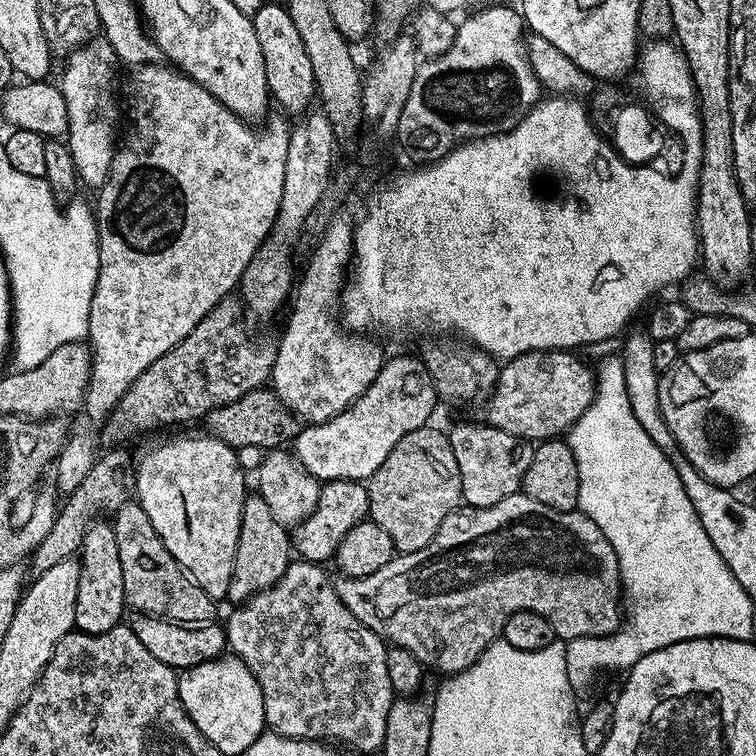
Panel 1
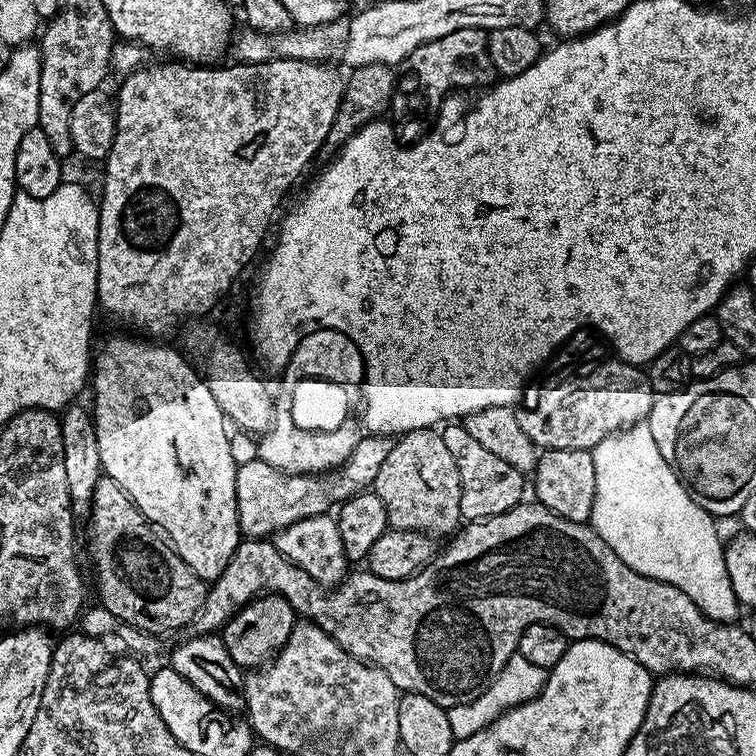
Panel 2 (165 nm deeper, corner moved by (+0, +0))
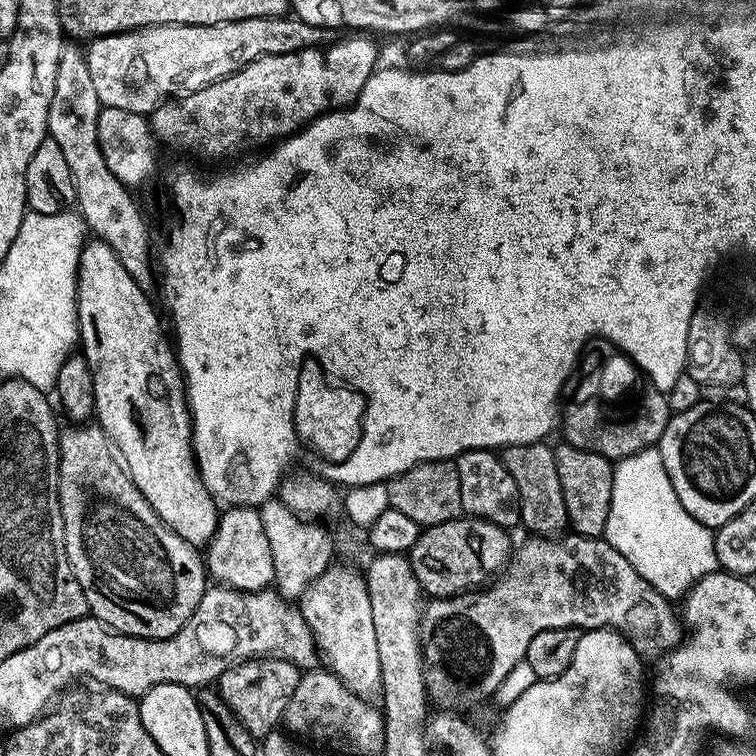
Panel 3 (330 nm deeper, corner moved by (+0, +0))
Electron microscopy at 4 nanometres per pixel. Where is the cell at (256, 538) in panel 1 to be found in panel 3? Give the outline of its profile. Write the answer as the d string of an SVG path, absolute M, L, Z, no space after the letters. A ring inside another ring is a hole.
M268 656L265 660L249 658L225 667L220 676L220 696L253 738L263 738L277 731L284 719L286 706L290 706L290 698L294 698L294 690L298 690L302 668L299 663L289 660L279 660L276 656Z

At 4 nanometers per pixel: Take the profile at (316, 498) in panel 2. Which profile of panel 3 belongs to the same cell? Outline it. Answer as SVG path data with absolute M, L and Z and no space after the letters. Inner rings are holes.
M232 506L219 513L216 533L206 546L206 572L217 585L236 588L239 592L263 592L274 581L274 562L270 554L270 538L266 538L264 525L260 523L260 513L252 506Z

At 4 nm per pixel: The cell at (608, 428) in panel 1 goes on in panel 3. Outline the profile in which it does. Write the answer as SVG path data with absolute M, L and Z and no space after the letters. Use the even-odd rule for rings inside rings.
M659 447L627 456L613 467L614 486L603 539L607 540L654 590L676 602L706 574L717 571L713 529L698 522L682 506L664 469Z

